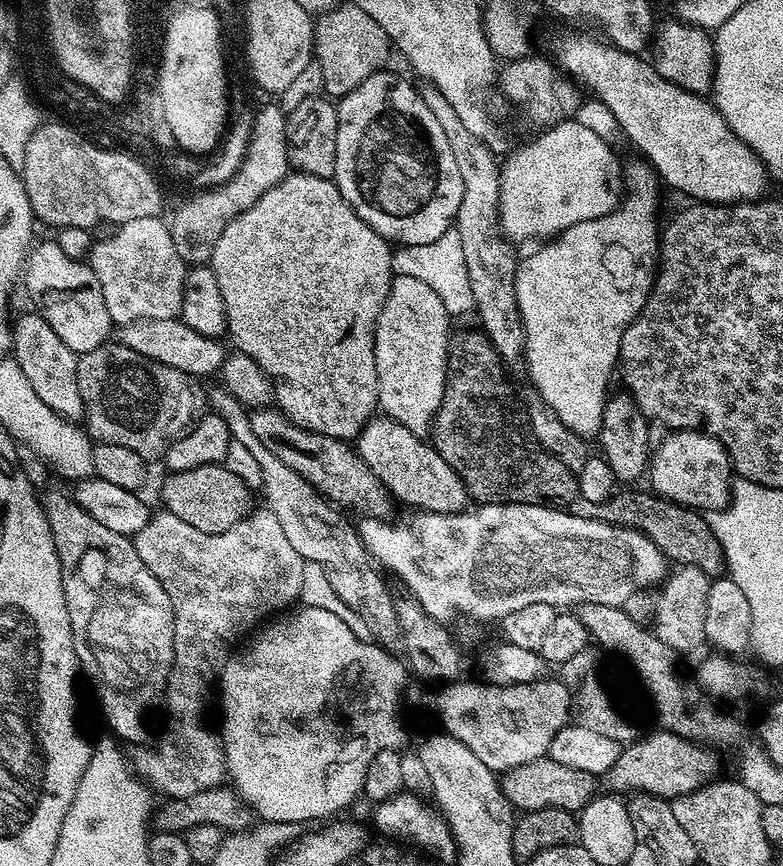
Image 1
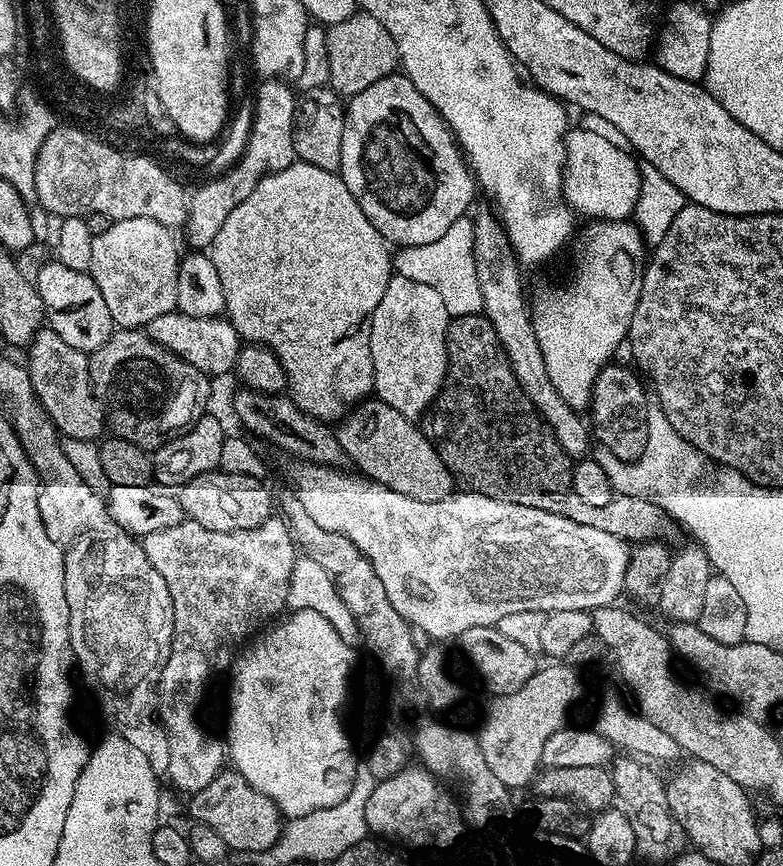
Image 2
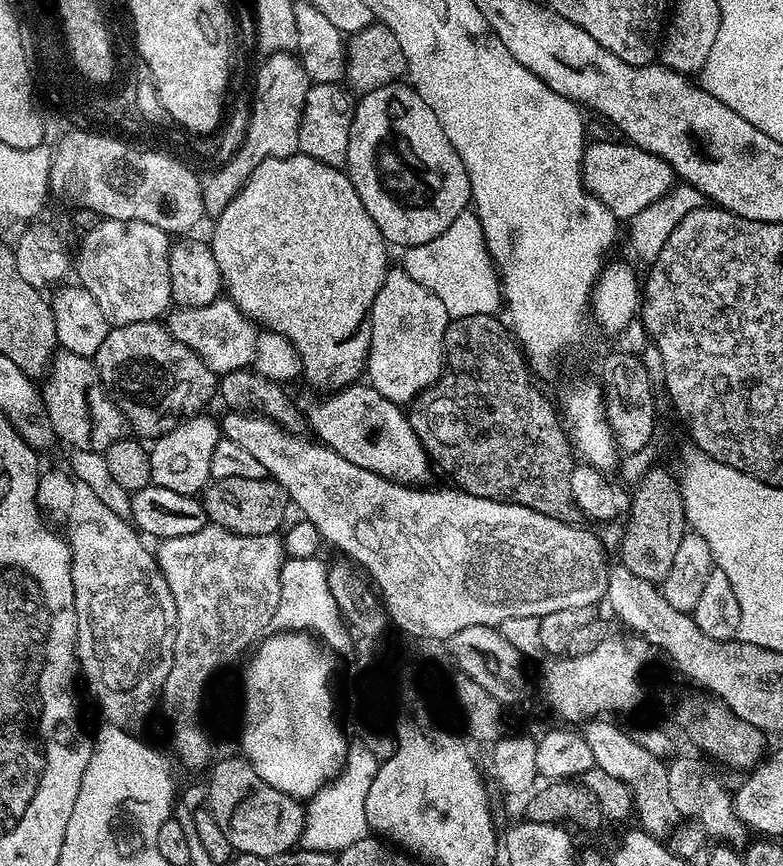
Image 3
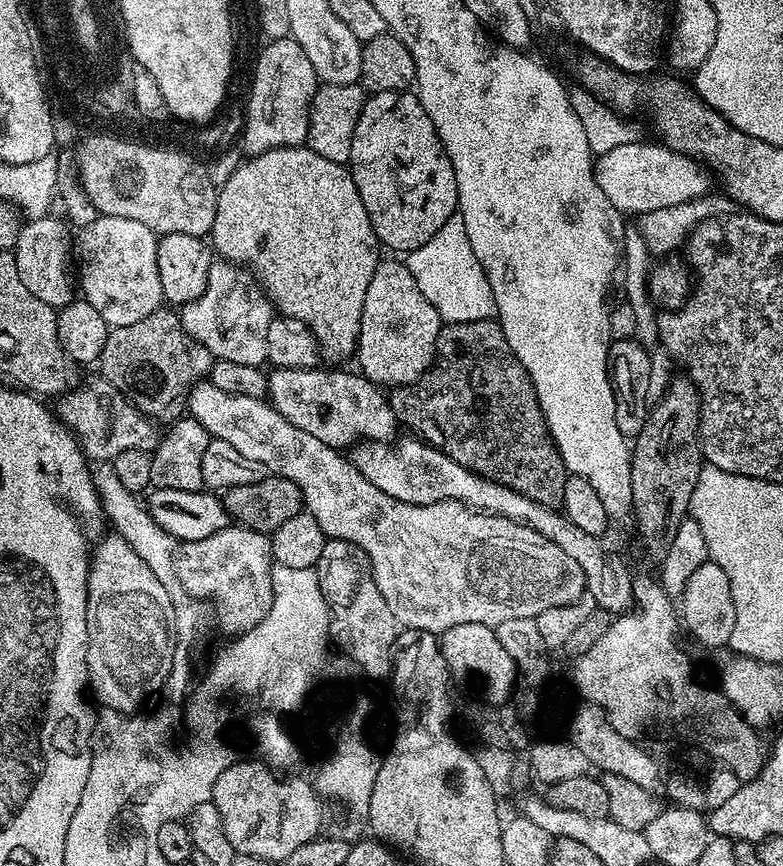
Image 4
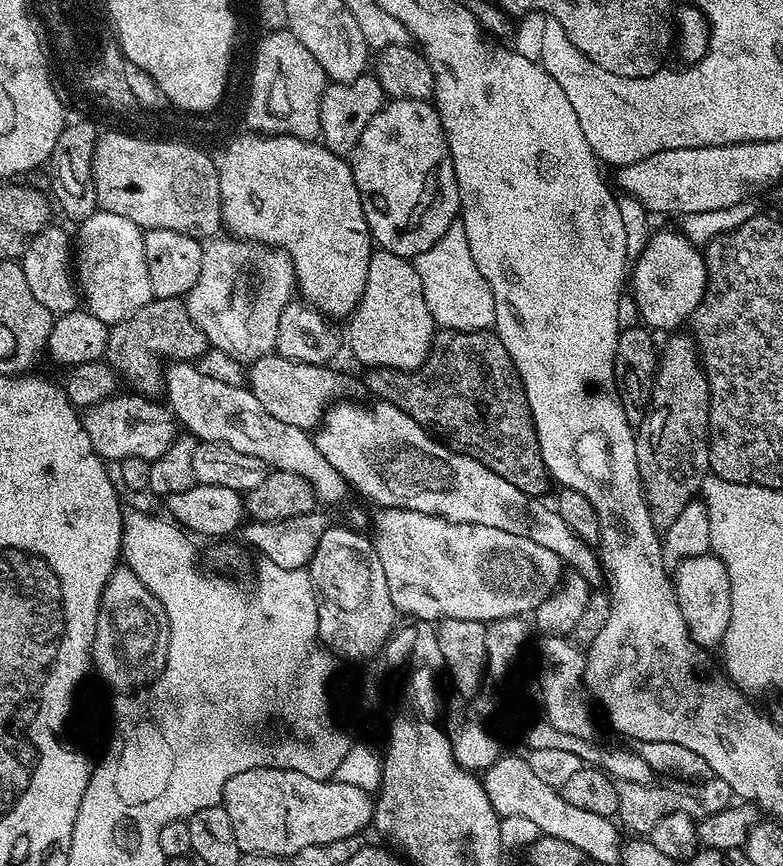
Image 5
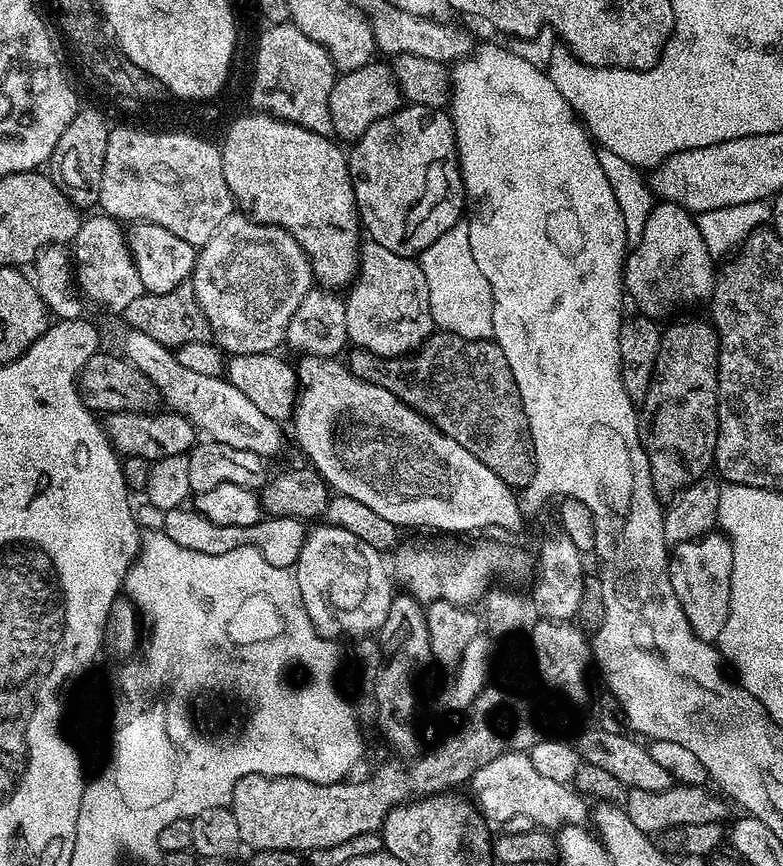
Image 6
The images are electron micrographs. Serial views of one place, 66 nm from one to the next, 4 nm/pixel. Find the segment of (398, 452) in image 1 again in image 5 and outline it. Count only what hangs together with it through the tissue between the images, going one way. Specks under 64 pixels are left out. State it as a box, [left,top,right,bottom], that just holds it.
[246,355,363,430]

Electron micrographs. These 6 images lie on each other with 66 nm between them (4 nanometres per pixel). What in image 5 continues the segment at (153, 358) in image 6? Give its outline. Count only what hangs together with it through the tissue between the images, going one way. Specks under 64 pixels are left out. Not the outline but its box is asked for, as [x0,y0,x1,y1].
[164,362,350,505]

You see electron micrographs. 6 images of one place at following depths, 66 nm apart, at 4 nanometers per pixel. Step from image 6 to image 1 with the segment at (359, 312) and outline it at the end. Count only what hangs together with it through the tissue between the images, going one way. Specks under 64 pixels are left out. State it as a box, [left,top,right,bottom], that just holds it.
[374,275,450,437]

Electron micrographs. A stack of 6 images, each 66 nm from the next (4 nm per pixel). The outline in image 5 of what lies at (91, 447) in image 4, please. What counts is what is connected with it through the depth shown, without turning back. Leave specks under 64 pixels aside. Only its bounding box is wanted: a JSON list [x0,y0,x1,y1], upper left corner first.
[83,394,178,462]

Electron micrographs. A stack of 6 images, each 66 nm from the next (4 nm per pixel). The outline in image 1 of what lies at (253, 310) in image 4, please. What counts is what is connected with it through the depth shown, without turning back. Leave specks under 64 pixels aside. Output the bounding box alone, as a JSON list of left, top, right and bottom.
[119,318,226,378]

